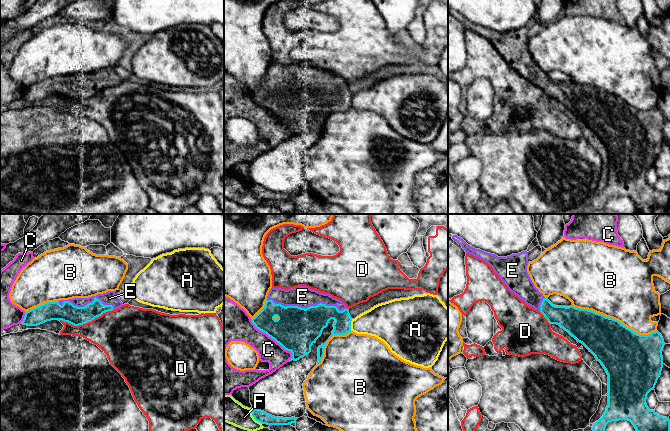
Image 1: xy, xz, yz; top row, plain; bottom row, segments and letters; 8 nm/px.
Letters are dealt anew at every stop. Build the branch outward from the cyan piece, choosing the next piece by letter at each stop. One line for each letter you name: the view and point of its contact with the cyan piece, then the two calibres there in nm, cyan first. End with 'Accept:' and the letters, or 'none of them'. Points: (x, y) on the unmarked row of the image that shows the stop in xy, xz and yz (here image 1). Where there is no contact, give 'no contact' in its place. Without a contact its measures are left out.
E: contact xz (307, 84); calibres 360 and 170 nm
Accept: E

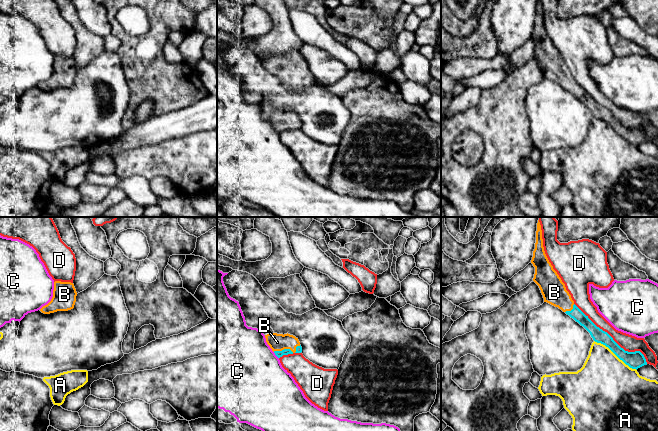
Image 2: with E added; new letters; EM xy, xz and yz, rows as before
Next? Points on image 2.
B: contact xz (288, 125); calibres 50 and 140 nm
Accept: B

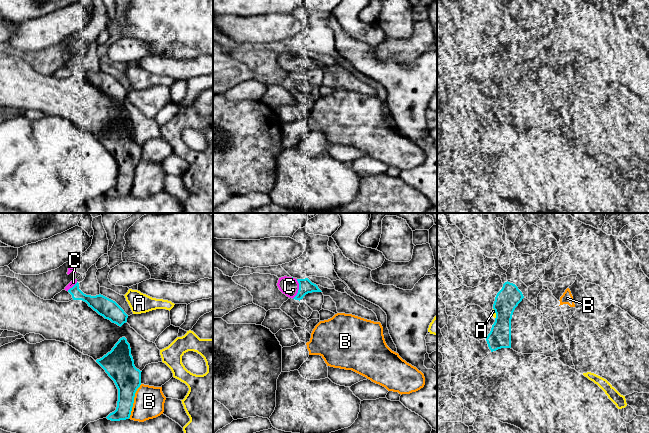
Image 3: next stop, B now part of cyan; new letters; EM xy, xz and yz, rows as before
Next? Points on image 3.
C: contact xz (299, 65); calibres 110 and 150 nm
Accept: C

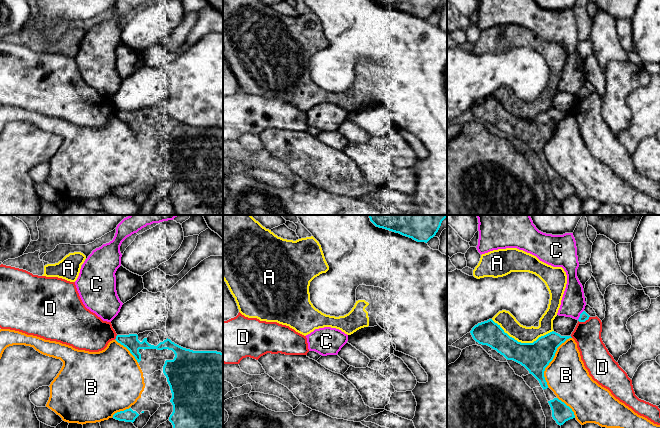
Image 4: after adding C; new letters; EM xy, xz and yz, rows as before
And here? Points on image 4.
Accept: none of them

